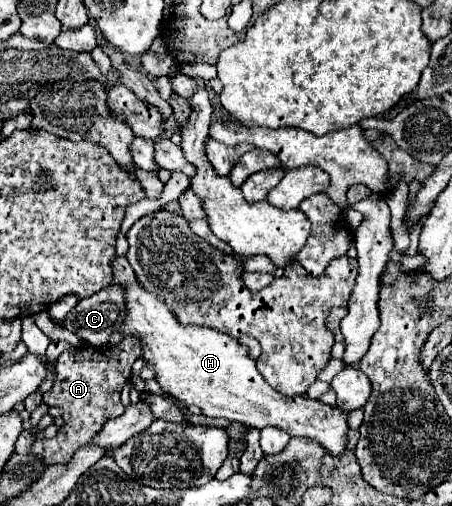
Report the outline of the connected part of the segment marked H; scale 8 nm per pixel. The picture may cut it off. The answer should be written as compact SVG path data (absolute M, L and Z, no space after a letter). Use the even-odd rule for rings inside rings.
M123 256L113 260L113 284L125 286L127 318L121 332L115 332L109 342L117 344L125 336L139 336L143 342L143 358L155 366L155 378L163 392L169 392L187 406L201 408L205 416L225 418L229 422L237 420L259 430L275 426L289 436L317 440L331 456L341 456L341 452L345 452L349 424L347 414L341 412L341 408L305 396L283 396L265 382L255 360L247 356L247 348L235 338L213 328L181 326L171 310L137 282L133 268Z

